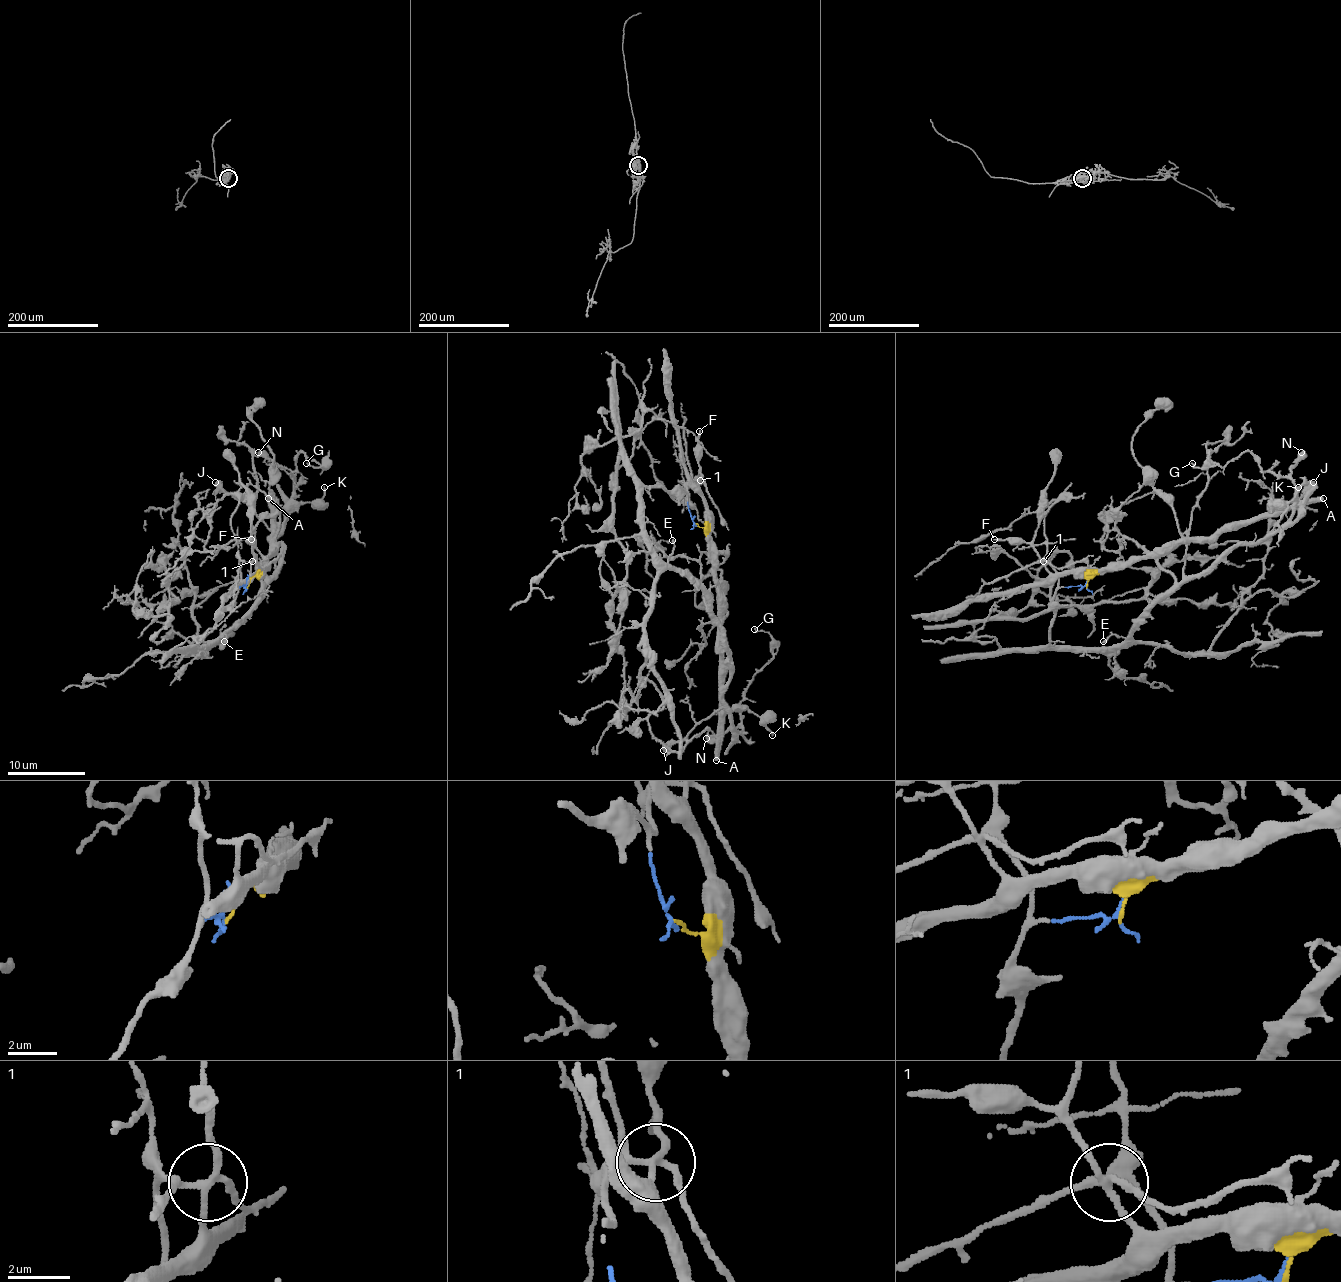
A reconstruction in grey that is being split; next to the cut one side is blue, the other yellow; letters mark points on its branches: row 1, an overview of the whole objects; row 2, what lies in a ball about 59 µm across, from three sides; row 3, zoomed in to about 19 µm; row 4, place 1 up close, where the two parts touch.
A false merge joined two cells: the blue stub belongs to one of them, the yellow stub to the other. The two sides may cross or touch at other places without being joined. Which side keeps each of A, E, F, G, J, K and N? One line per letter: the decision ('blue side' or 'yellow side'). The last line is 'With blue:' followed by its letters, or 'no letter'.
A: yellow side
E: blue side
F: yellow side
G: blue side
J: blue side
K: yellow side
N: blue side
With blue: E, G, J, N

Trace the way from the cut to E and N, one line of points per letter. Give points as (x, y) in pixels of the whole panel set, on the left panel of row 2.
E: (246, 587), (242, 585), (236, 599), (193, 648), (209, 648), (224, 634), (224, 642)
N: (246, 587), (193, 648), (207, 648), (232, 628), (275, 576), (281, 547), (275, 535), (294, 479), (257, 452)

